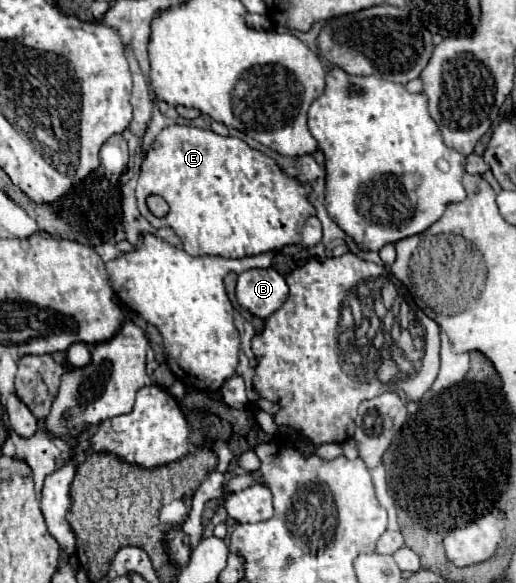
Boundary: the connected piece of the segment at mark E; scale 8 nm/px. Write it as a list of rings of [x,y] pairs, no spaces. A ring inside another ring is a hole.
[[[179,124],[163,128],[149,146],[145,160],[141,164],[135,194],[143,218],[147,218],[147,222],[155,230],[171,228],[179,236],[183,250],[191,256],[245,258],[263,252],[275,252],[289,244],[297,244],[301,240],[301,228],[305,220],[315,216],[315,208],[307,200],[311,194],[311,186],[287,176],[273,158],[251,148],[241,138],[221,136],[213,130]],[[149,194],[165,198],[171,208],[171,216],[155,218],[145,204],[145,198]]]

